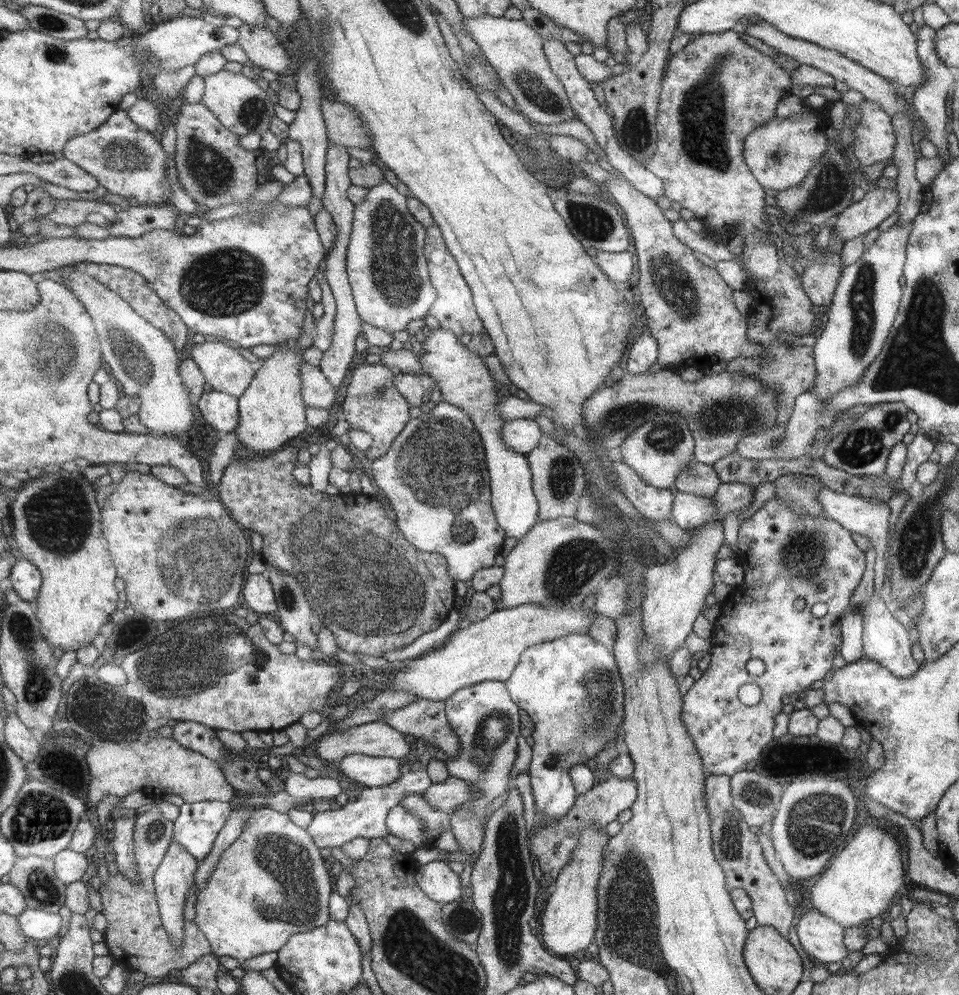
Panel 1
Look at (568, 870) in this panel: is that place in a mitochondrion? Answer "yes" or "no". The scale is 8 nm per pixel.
no

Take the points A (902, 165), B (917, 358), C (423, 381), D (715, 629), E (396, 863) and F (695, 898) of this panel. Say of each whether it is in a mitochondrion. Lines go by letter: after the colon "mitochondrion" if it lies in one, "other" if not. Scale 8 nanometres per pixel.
A: other
B: mitochondrion
C: other
D: other
E: other
F: other

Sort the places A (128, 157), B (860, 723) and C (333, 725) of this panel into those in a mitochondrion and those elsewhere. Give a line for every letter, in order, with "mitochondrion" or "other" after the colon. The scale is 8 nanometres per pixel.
A: mitochondrion
B: other
C: other

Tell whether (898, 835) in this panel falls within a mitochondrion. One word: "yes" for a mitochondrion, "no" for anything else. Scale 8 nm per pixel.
no

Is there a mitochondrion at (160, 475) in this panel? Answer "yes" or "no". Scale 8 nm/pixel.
no

